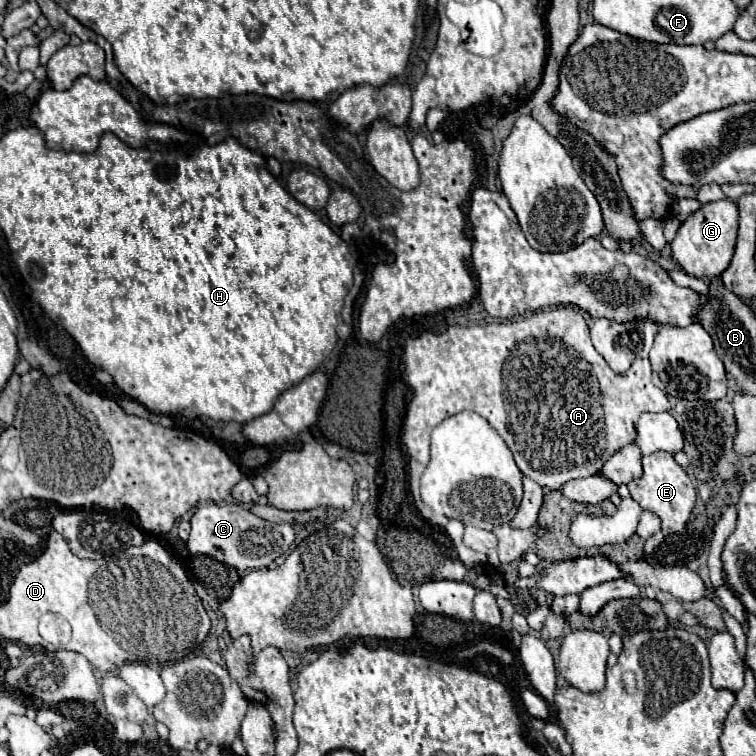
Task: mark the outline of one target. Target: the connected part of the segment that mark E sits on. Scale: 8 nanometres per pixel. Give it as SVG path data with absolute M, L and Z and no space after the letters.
M657 451L649 457L643 457L643 477L633 479L627 483L631 497L643 507L649 509L653 513L657 513L661 517L661 531L659 535L653 535L645 541L645 557L649 557L653 553L653 549L663 543L663 539L671 533L681 533L685 529L687 517L695 505L695 487L691 483L691 479L687 477L687 473L683 471L683 467L673 459L673 455L665 453L665 451Z

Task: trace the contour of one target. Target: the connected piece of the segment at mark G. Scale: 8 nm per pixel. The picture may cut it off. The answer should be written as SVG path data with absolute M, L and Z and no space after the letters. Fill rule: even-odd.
M727 197L701 205L677 229L677 237L671 241L673 259L681 265L681 269L687 275L703 277L703 279L719 277L729 267L729 261L733 257L733 251L735 251L737 221L739 221L737 203L727 199Z

